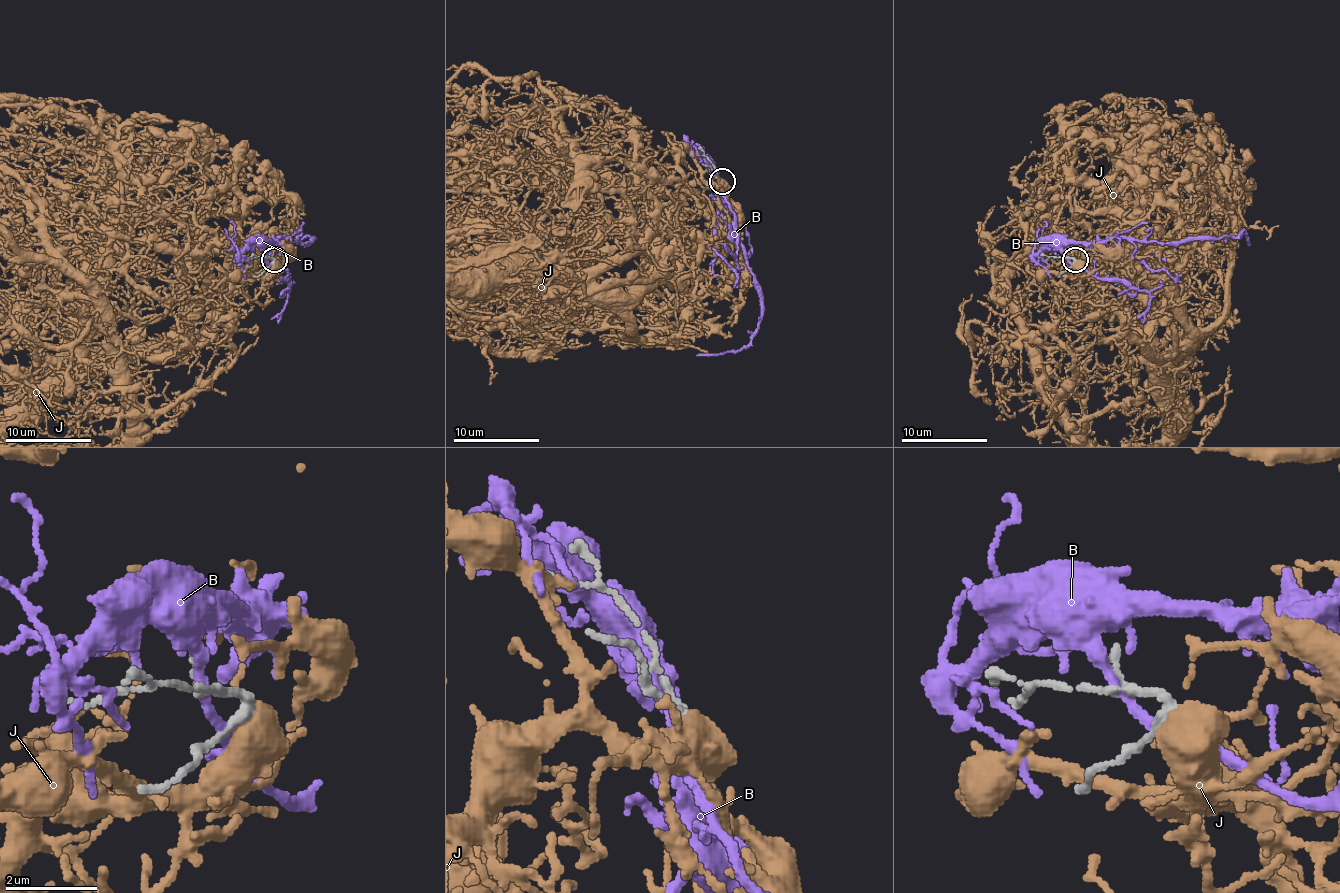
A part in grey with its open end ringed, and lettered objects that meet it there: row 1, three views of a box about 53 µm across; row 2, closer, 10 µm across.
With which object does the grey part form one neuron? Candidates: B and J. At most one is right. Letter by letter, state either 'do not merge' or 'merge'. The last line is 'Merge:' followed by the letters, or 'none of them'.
B: do not merge
J: do not merge
Merge: none of them

